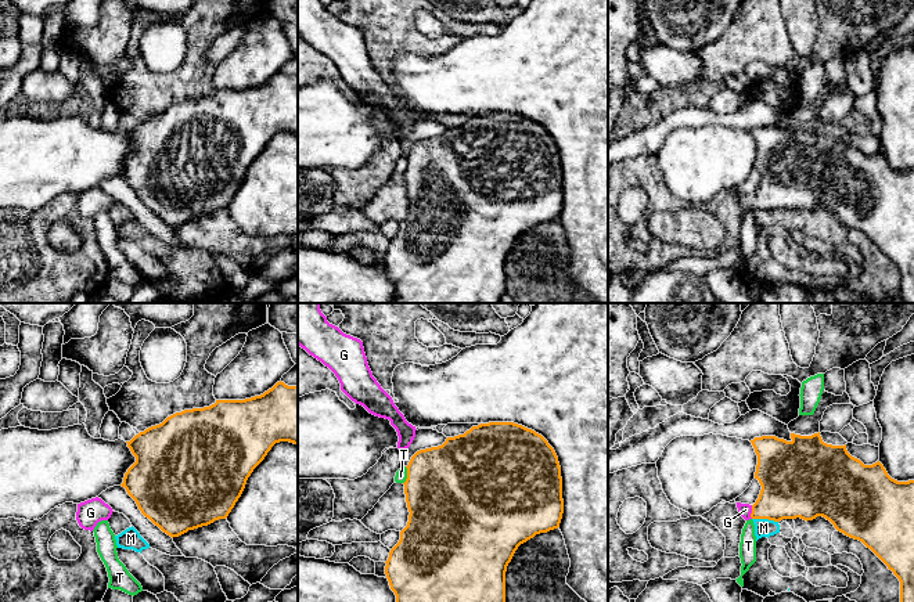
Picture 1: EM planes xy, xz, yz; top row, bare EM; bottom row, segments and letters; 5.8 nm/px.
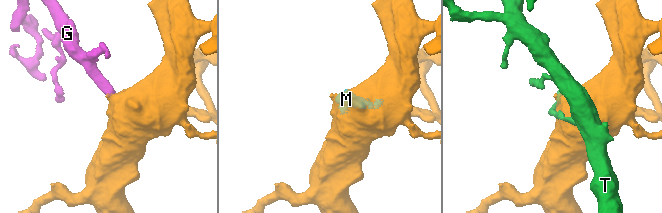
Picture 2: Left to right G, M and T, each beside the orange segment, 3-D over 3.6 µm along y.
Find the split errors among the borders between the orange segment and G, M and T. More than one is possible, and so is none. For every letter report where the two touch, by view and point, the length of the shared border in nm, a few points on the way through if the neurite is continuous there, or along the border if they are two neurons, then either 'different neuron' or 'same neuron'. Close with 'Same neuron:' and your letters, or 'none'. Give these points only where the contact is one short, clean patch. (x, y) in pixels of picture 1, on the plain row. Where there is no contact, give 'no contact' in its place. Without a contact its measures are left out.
G: meets orange in yz at (752, 202); contact 80 nm long; runs through yz (788, 180), (773, 194), (752, 202), (745, 199); same neuron
M: meets orange in yz at (765, 208); contact 150 nm long; different neuron
T: meets orange in xz at (407, 165); contact 110 nm long; different neuron
Same neuron: G

